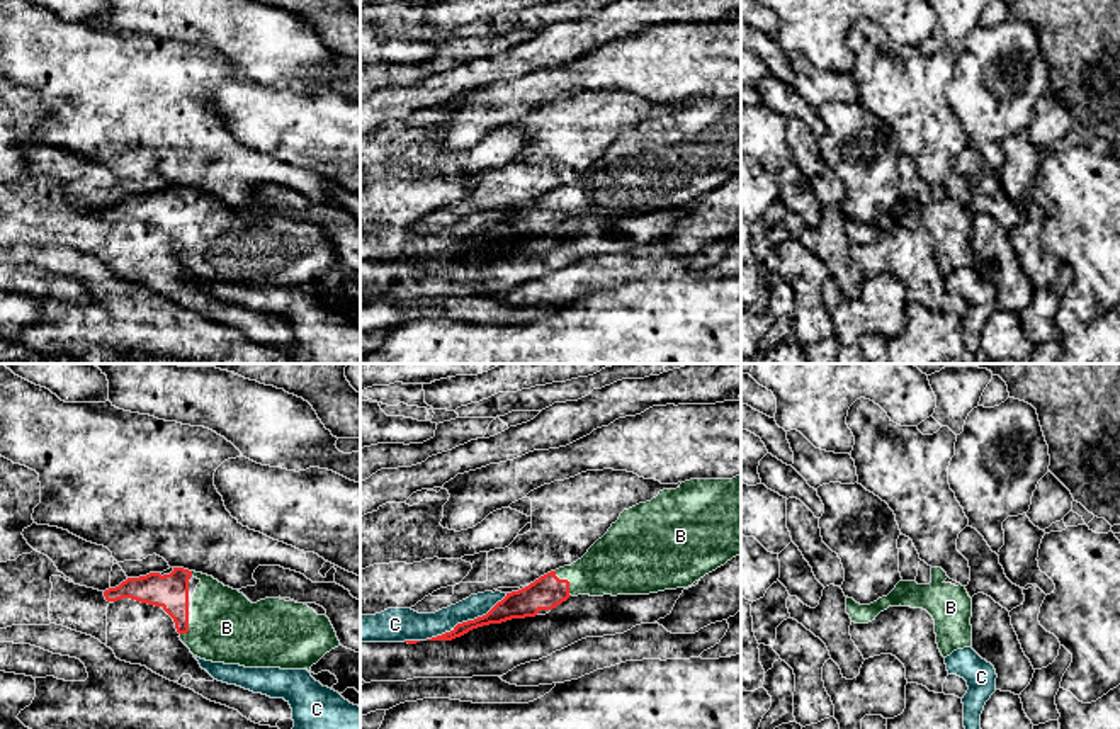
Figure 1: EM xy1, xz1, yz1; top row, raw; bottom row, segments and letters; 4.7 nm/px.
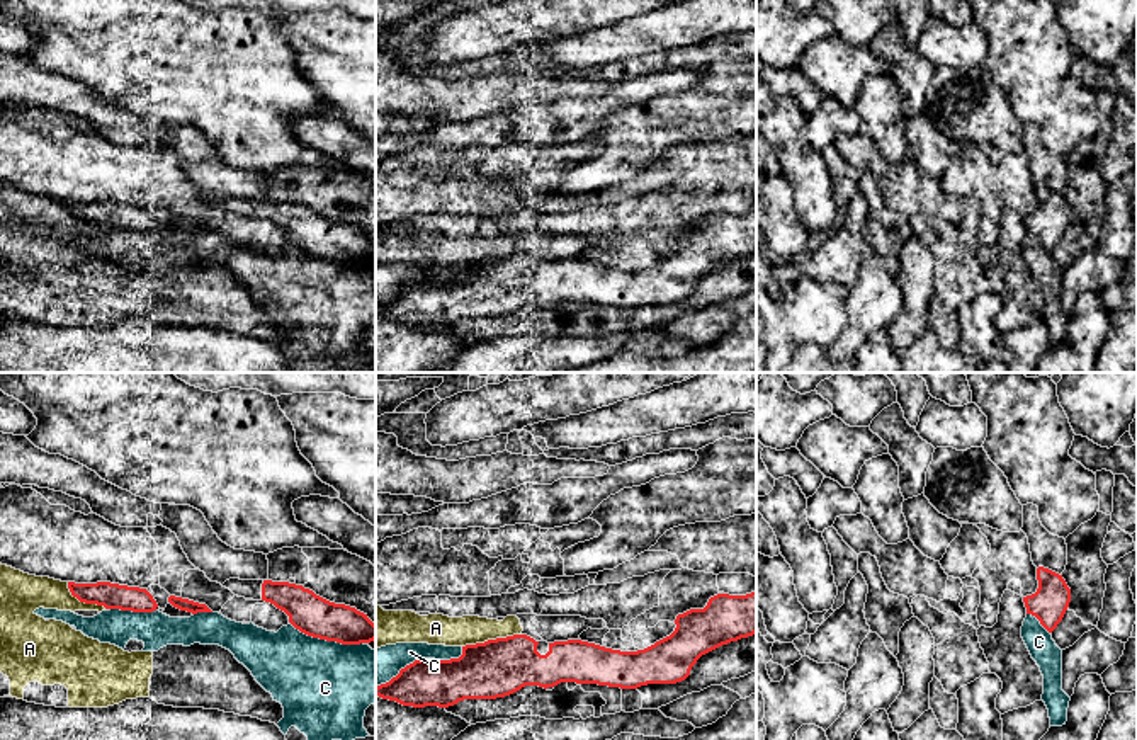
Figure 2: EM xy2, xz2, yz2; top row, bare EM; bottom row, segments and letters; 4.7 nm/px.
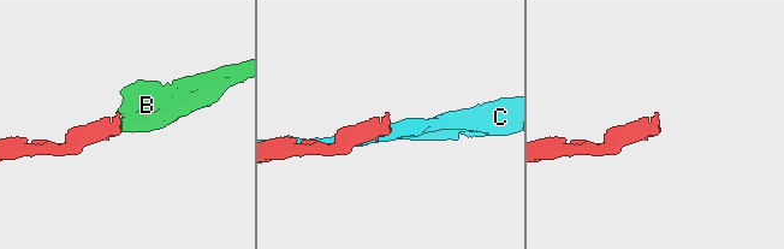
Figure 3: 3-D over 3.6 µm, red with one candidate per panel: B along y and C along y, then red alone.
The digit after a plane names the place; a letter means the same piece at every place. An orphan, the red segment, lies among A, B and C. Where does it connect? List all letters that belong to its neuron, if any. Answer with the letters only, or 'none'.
B

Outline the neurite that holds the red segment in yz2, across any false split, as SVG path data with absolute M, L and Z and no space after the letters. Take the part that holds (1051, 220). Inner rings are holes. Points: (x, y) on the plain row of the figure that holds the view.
M1044 185L1037 187L1037 199L1037 211L1023 216L1027 233L1035 235L1052 252L1069 226L1071 208L1062 194Z

